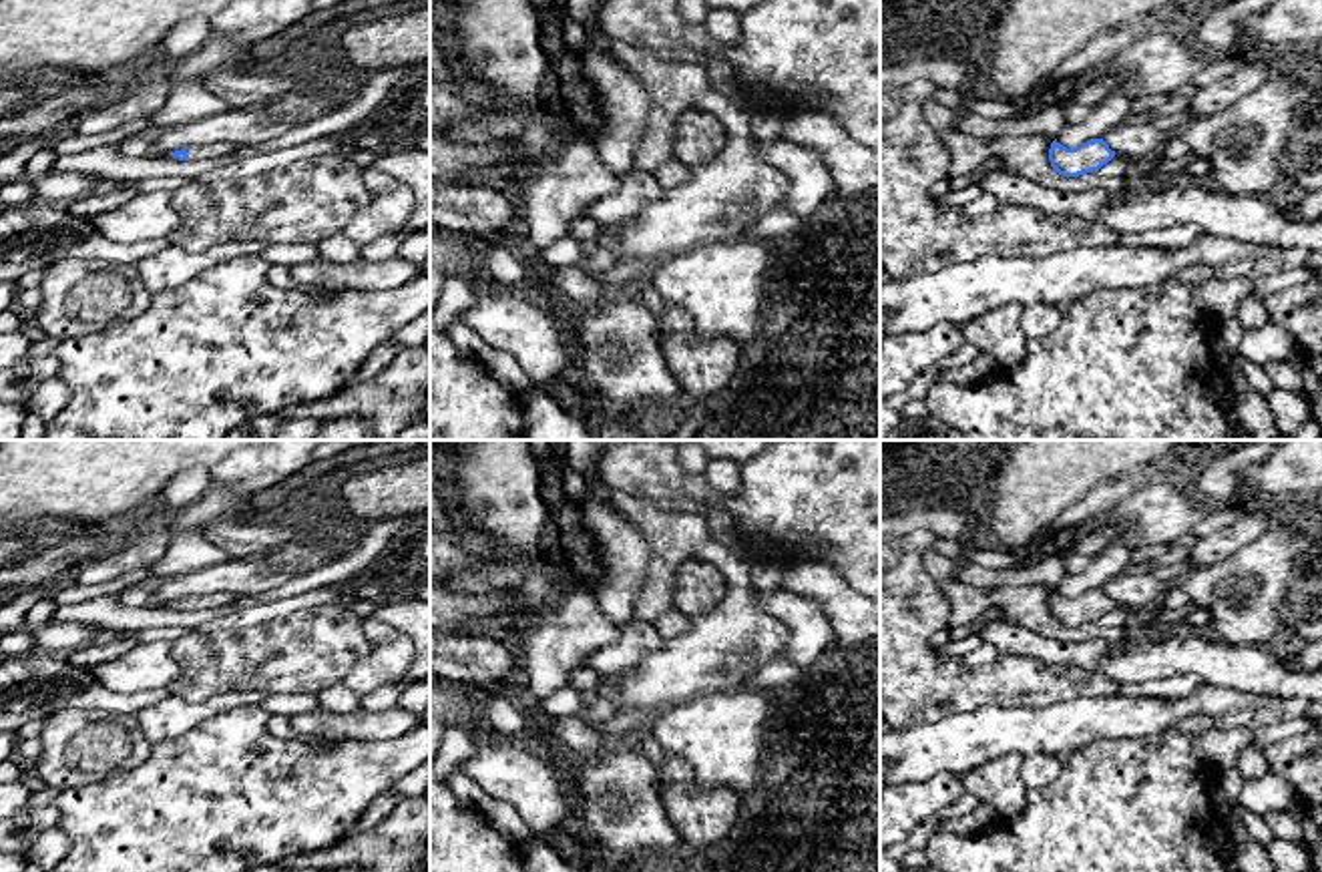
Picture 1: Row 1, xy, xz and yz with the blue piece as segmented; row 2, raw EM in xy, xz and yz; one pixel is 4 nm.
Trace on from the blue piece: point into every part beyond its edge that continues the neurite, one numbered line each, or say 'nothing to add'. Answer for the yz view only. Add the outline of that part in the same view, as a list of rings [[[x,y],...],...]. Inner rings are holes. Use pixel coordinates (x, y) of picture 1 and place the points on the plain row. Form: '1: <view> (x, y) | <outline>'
nothing to add

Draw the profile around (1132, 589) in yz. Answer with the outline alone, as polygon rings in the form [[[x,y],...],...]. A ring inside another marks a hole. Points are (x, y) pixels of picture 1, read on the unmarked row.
[[[1125,569],[1103,585],[1103,591],[1117,605],[1135,615],[1143,607],[1161,605],[1167,585],[1151,569]]]

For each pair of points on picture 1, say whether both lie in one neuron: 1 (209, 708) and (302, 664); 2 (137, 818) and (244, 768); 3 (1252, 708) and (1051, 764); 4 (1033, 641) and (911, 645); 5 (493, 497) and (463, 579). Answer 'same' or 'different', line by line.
1: different
2: same
3: different
4: different
5: same

